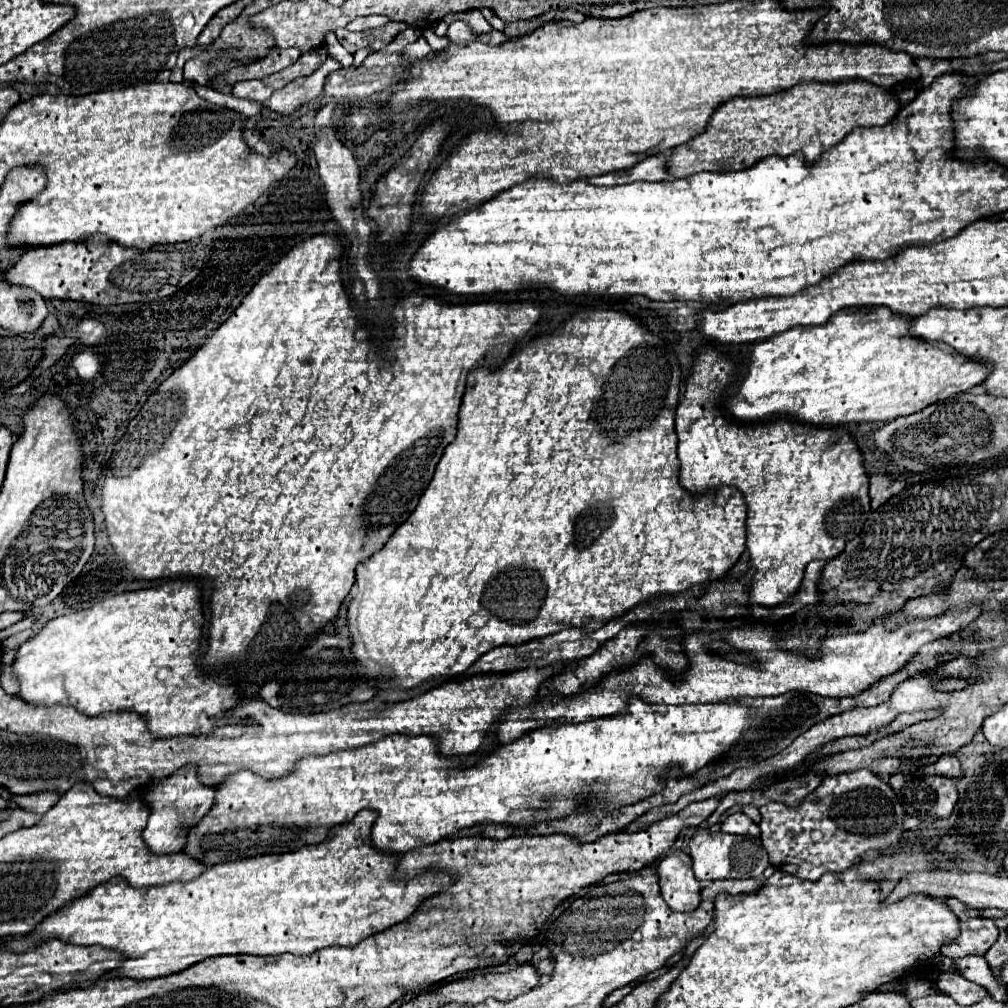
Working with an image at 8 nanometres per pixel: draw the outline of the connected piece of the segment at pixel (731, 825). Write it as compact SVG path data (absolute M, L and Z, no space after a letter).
M736 812L730 814L724 822L722 822L722 832L726 834L759 837L760 828L755 822L752 822L746 814Z

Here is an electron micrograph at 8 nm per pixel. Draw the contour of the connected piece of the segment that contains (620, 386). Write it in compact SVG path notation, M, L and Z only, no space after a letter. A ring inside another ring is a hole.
M590 308L572 314L560 330L530 340L526 346L518 348L498 366L490 366L486 362L476 364L476 368L468 374L466 380L458 436L444 450L444 456L440 458L436 472L426 492L422 494L416 510L408 516L404 524L400 524L400 528L396 528L396 532L388 538L380 552L360 562L356 568L358 594L350 602L348 620L352 632L352 654L366 668L368 674L374 674L368 682L380 686L378 674L382 672L382 668L390 668L396 672L396 678L388 678L384 682L404 690L436 682L436 676L454 678L466 672L482 654L496 646L524 644L532 638L548 636L570 626L594 632L608 624L612 618L622 616L636 604L646 602L656 594L676 594L698 584L714 582L726 570L730 570L730 566L736 564L736 560L746 548L746 502L740 490L736 488L718 488L700 496L692 496L686 488L680 486L680 464L676 456L678 436L674 432L674 412L680 396L680 376L682 372L676 354L670 346L666 346L662 338L650 334L630 314L602 308ZM528 612L532 612L536 620L520 626L508 624L498 618L530 616Z

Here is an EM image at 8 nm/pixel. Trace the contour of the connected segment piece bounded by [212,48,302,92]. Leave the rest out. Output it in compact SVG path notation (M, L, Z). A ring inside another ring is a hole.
M276 48L274 52L270 52L266 58L254 62L254 64L248 64L248 66L242 66L242 68L236 68L224 76L218 76L214 82L212 82L212 88L214 90L220 90L220 92L226 92L228 88L232 88L232 84L240 82L240 80L252 80L252 78L264 78L268 74L274 74L274 72L280 72L284 68L288 68L290 64L294 64L298 58L302 56L302 52L298 48L288 48L288 50L280 50Z

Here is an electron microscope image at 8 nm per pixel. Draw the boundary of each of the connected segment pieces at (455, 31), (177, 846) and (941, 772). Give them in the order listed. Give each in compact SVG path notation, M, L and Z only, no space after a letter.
M452 22L448 26L448 32L446 32L446 38L450 40L450 44L470 44L472 40L482 40L482 42L490 42L492 38L490 36L474 36L470 32L470 28L464 24L464 22Z
M188 764L180 770L176 770L172 776L158 780L144 796L150 802L148 804L150 806L148 826L142 832L148 848L158 854L180 852L186 844L186 836L188 836L190 828L194 828L210 812L210 808L214 804L214 792L216 792L214 788L204 786L198 780L196 764Z
M940 756L940 760L936 760L936 764L930 764L924 774L938 774L938 776L948 776L948 778L962 776L960 762L956 756Z

